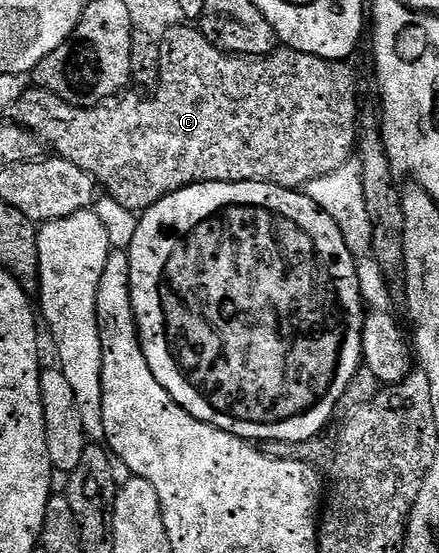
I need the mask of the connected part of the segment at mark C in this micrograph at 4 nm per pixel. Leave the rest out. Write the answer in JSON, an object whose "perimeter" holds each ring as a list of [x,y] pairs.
{"perimeter":[[[182,25],[177,28],[169,36],[170,45],[168,41],[168,50],[164,55],[164,62],[161,64],[161,80],[158,83],[156,90],[153,92],[154,99],[126,99],[127,97],[119,98],[117,101],[111,102],[109,105],[95,105],[92,107],[78,107],[74,103],[69,103],[68,101],[56,97],[56,93],[51,91],[45,91],[43,87],[35,86],[33,89],[28,89],[22,94],[22,100],[18,102],[16,108],[16,119],[21,126],[25,127],[27,130],[34,132],[41,140],[52,143],[55,147],[57,154],[63,159],[72,161],[76,165],[83,167],[87,173],[94,176],[98,180],[99,184],[104,186],[104,191],[111,195],[120,206],[126,211],[135,211],[135,213],[141,213],[146,211],[152,205],[156,205],[156,201],[160,201],[164,197],[168,197],[172,193],[176,193],[180,189],[185,187],[191,187],[194,183],[265,183],[267,181],[274,183],[278,187],[289,187],[291,189],[302,189],[305,188],[306,184],[316,181],[320,177],[332,174],[333,171],[341,171],[347,166],[346,162],[350,158],[355,158],[356,148],[360,143],[360,122],[358,123],[358,75],[349,66],[351,65],[346,61],[339,61],[336,59],[321,59],[316,57],[312,53],[300,53],[293,49],[276,49],[270,55],[264,55],[261,57],[247,57],[245,55],[235,55],[221,47],[218,46],[215,40],[209,39],[206,36],[205,31],[199,29],[194,25]]]}

